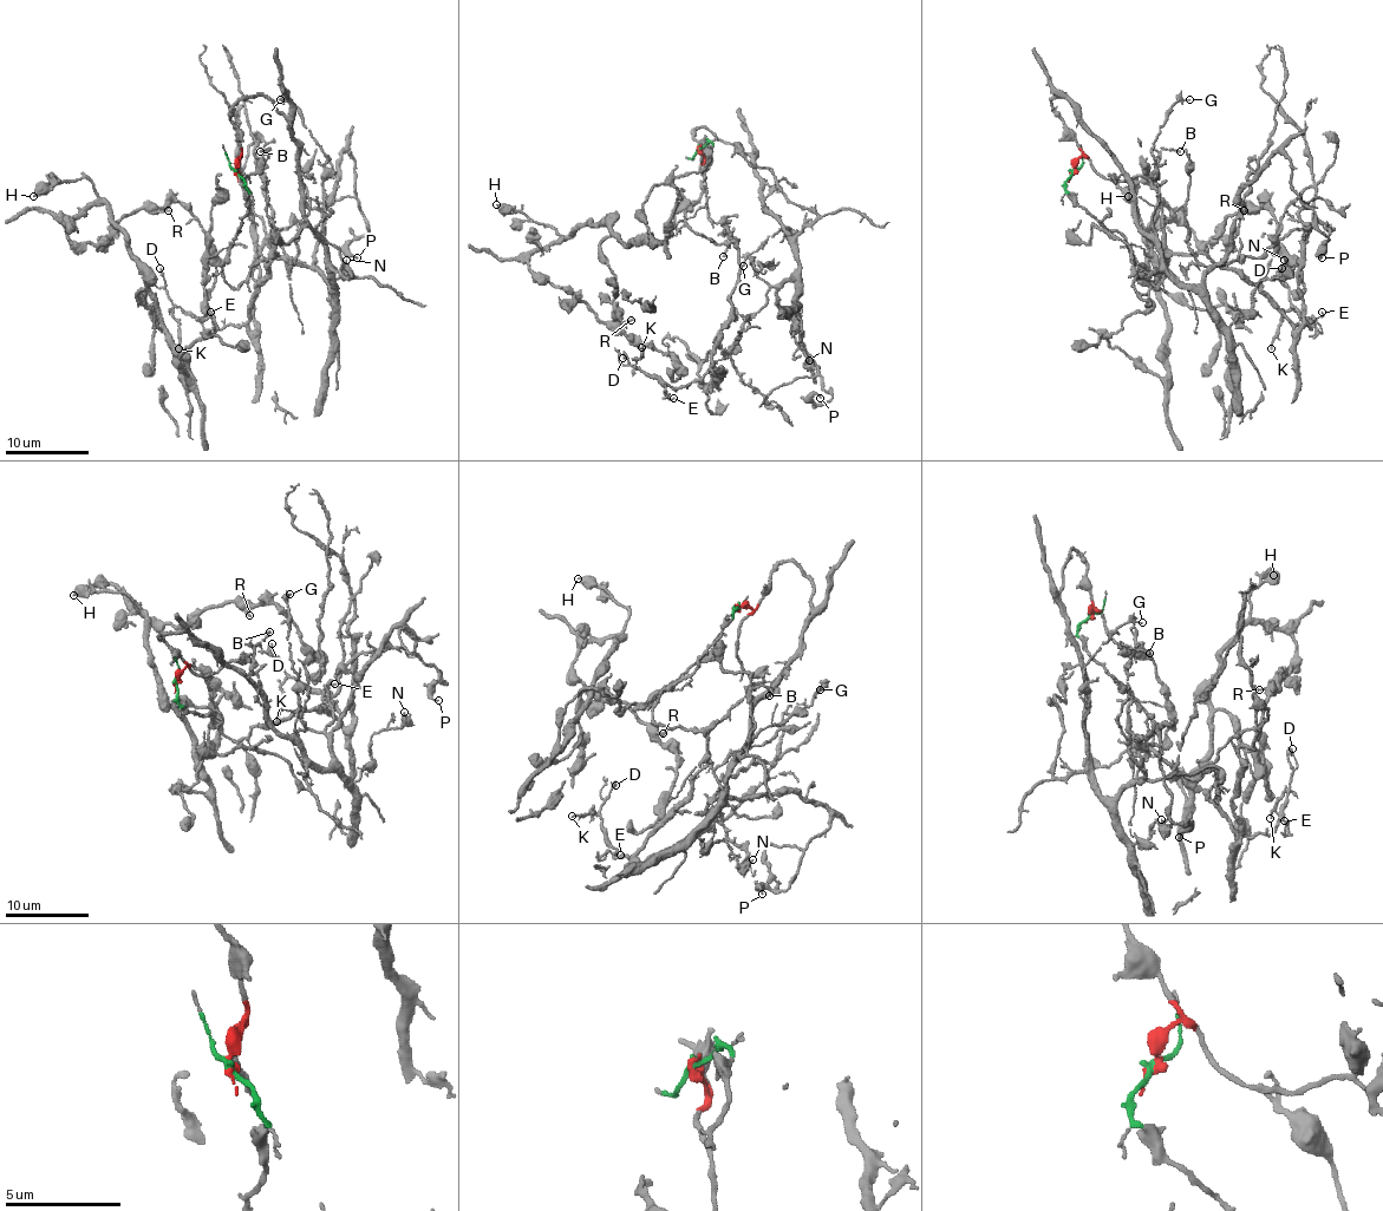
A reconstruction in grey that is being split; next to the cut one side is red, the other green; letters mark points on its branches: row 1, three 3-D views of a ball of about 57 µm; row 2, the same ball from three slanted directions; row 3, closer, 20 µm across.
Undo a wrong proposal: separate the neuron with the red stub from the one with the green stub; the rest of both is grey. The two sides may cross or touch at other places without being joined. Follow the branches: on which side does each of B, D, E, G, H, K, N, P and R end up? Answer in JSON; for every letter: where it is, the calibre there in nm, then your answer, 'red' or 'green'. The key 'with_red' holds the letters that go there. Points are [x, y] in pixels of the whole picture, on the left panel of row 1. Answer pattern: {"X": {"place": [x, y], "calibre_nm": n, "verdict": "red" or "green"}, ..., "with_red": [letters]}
{"B": {"place": [260, 151], "calibre_nm": 150, "verdict": "green"}, "D": {"place": [160, 268], "calibre_nm": 190, "verdict": "green"}, "E": {"place": [210, 312], "calibre_nm": 140, "verdict": "green"}, "G": {"place": [280, 99], "calibre_nm": 90, "verdict": "red"}, "H": {"place": [33, 196], "calibre_nm": 400, "verdict": "green"}, "K": {"place": [178, 348], "calibre_nm": 140, "verdict": "green"}, "N": {"place": [346, 260], "calibre_nm": 300, "verdict": "red"}, "P": {"place": [357, 257], "calibre_nm": 160, "verdict": "red"}, "R": {"place": [168, 210], "calibre_nm": 160, "verdict": "green"}, "with_red": ["G", "N", "P"]}

